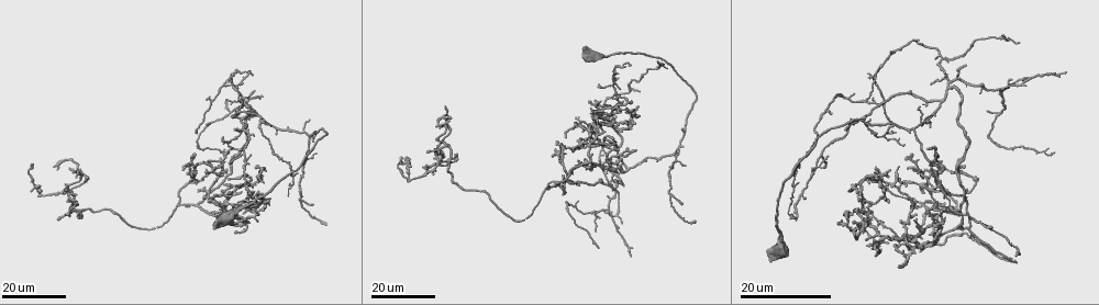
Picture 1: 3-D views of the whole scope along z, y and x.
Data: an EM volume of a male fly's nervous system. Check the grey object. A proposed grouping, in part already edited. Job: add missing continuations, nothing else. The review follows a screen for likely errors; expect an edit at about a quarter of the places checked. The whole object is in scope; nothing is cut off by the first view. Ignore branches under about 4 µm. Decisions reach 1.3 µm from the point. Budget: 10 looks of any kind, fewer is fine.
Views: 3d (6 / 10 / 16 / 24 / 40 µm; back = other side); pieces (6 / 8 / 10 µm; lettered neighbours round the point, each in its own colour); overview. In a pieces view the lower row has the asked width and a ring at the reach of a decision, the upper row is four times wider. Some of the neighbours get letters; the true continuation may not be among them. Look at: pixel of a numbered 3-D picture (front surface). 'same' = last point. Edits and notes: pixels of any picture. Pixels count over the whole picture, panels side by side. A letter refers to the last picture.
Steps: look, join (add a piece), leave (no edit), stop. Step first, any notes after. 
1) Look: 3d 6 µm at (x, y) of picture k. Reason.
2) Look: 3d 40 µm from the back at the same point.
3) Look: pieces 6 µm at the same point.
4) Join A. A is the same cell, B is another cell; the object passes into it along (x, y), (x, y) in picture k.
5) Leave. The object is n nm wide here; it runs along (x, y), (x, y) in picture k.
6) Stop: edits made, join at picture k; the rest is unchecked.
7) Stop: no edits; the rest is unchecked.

Look: 3d 16 µm at (574, 123) of picture 1.

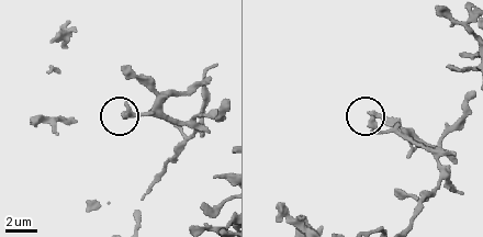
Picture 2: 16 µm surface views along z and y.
Look: pieces 10 µm at (126, 115) of picture 2.

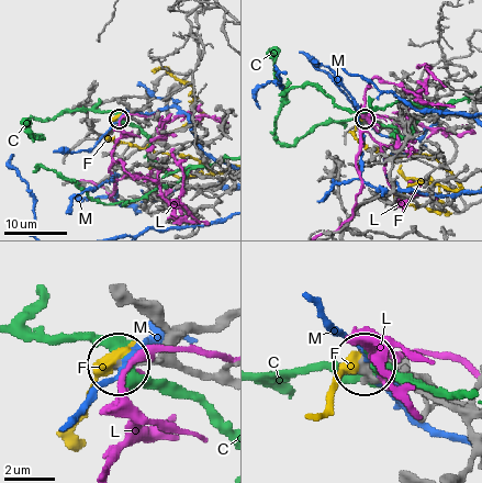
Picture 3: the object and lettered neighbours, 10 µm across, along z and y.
Leave. C, F, L and M are other cells; it runs along (467, 425), (441, 404), (379, 379), (368, 364) in picture 3; none of them fits.

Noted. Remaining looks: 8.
Look: 3d 24 µm at (227, 169) of picture 1. Free end.

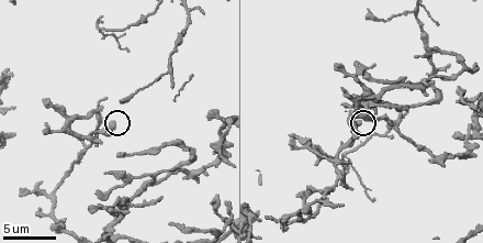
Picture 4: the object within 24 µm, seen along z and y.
Look: pieces 6 µm at (111, 123) of picture 4. See the neighbours.

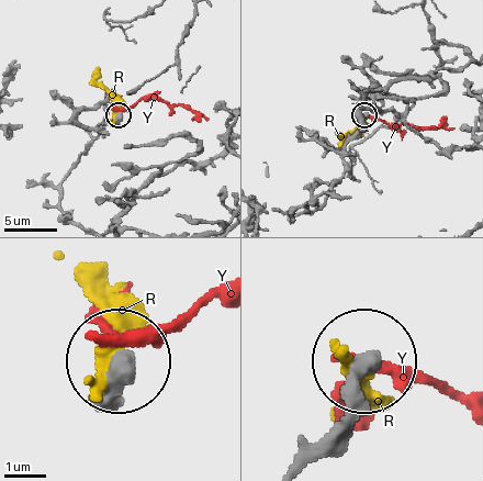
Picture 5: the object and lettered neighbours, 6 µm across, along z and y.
Leave. R and Y are other cells; it runs along (296, 463), (346, 411), (356, 361) in picture 5; no lettered piece goes on from it.

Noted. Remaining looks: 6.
Look: 3d 24 µm at (919, 252) of picture 1. Free end.

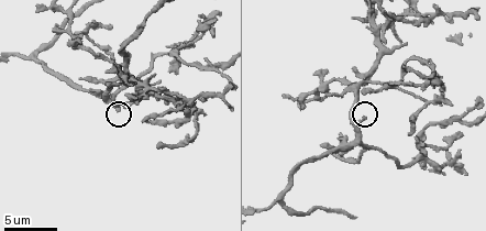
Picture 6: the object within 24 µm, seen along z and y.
Look: pieces 8 µm at (363, 117) of picture 6.

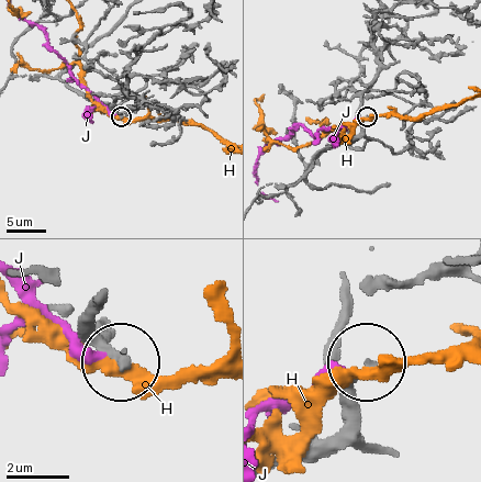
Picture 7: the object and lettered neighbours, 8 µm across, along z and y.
Leave. H and J are other cells; it runs along (336, 186), (309, 182), (312, 160), (353, 139), (366, 116) in picture 7; none of them fits.

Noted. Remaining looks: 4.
Look: pieces 10 µm at (285, 95) of picture 6. Branch stops here.

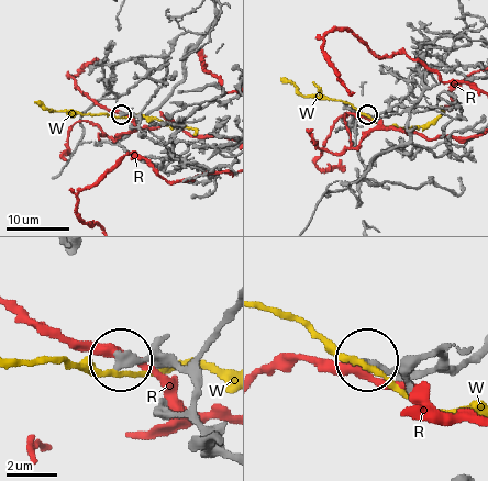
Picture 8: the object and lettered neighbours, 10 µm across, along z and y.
Leave. R and W are other cells; it runs along (444, 350), (421, 373), (366, 362) in picture 8; none of them fits.

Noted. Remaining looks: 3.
Look: 3d 24 µm at (622, 187) of picture 1.

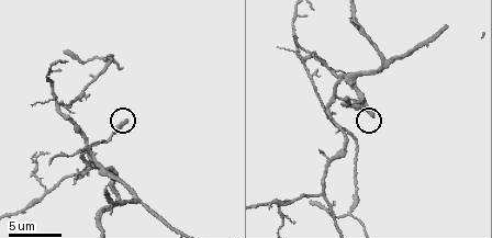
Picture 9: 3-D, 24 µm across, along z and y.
Look: pieces 6 µm at (125, 122) of picture 9.

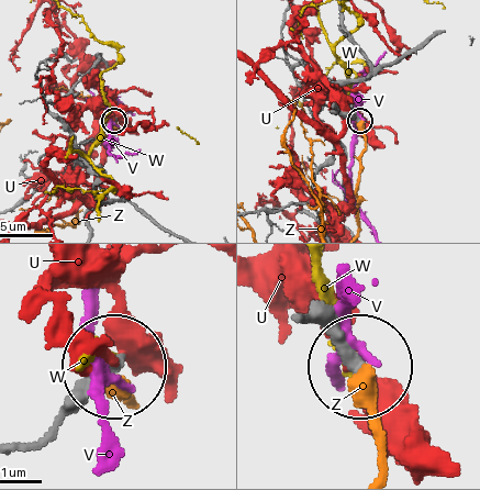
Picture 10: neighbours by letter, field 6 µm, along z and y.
Leave. The object is 290 nm wide here; U, V, W and Z are other cells; no lettered piece goes on from it.

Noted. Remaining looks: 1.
Stop: no edits; the rest is unchecked.

